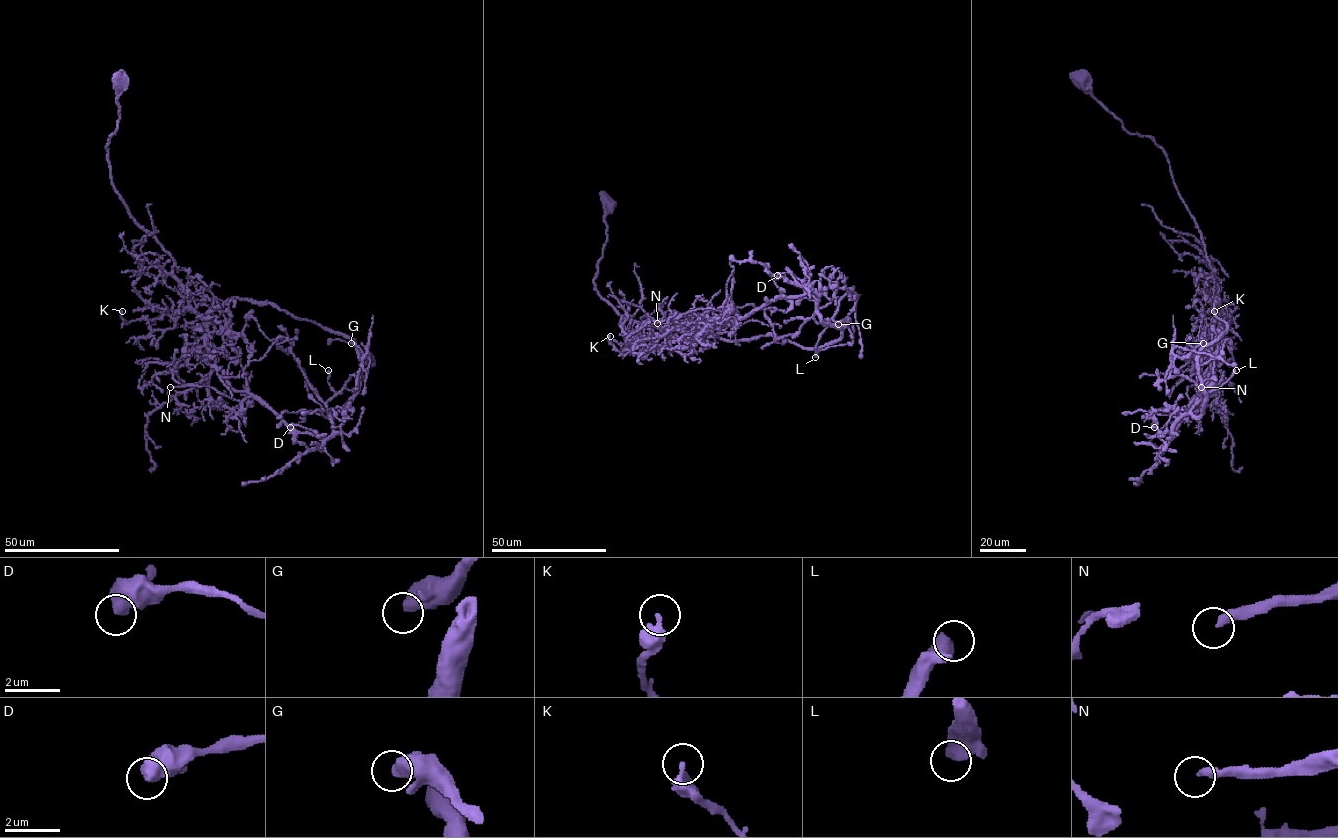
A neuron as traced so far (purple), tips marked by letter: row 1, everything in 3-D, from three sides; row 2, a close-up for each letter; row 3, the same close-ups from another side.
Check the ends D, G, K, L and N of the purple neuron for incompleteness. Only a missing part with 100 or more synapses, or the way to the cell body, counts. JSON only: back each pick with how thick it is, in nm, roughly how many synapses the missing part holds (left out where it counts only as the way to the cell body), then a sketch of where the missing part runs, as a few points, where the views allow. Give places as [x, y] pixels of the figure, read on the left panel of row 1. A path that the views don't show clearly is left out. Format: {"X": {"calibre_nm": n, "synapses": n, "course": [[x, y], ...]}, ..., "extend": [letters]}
{"extend": []}

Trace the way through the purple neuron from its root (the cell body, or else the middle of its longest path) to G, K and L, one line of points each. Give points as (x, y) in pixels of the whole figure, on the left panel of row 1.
G: (121, 80), (111, 182), (184, 293), (270, 303), (347, 335), (361, 362), (349, 390), (369, 356), (351, 343)
K: (121, 80), (111, 182), (172, 259), (187, 302), (163, 330), (122, 311)
L: (121, 80), (111, 182), (184, 293), (270, 303), (347, 335), (359, 382), (338, 394), (328, 370)

